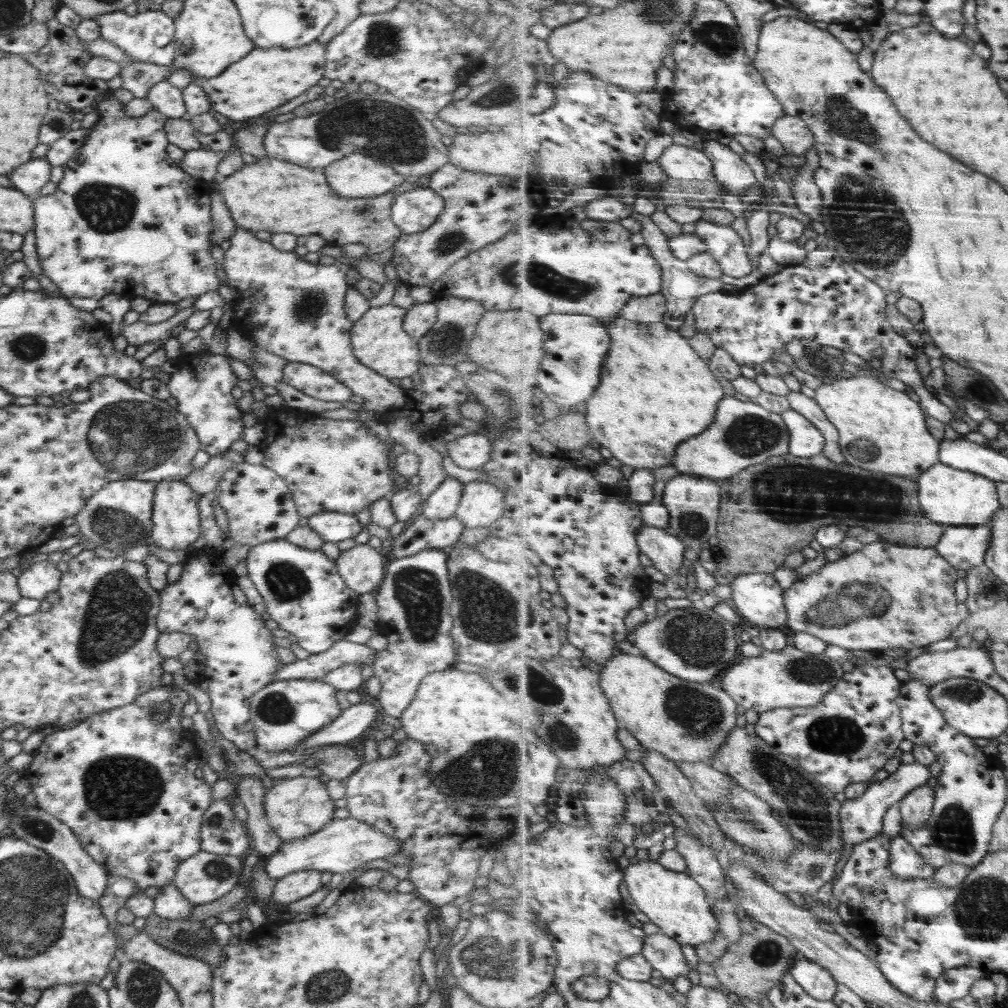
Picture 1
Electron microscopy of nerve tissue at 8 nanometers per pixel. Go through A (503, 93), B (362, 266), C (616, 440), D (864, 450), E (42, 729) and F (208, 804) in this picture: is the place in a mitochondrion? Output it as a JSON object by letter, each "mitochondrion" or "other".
{"A":"mitochondrion","B":"other","C":"other","D":"mitochondrion","E":"other","F":"other"}

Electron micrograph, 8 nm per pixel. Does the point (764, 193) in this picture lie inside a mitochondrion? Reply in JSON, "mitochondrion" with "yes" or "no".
{"mitochondrion":"no"}

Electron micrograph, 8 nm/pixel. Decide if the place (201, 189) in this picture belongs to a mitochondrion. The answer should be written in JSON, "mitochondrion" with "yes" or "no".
{"mitochondrion":"no"}

